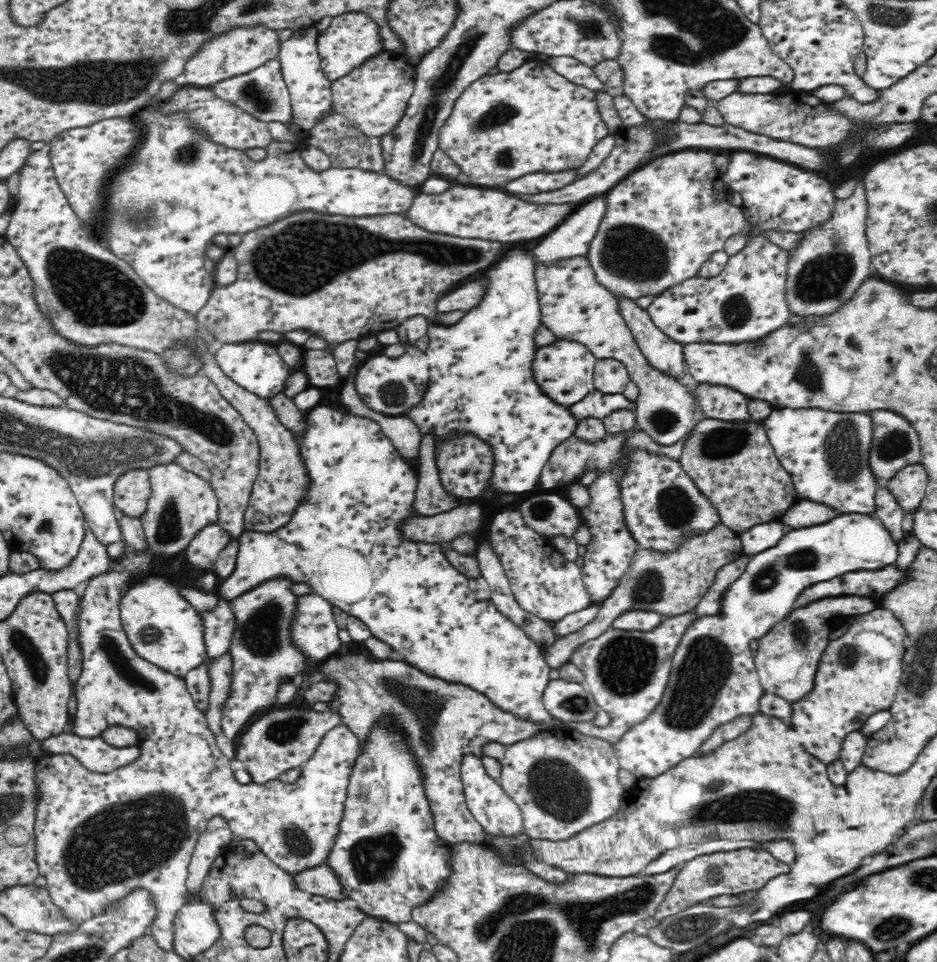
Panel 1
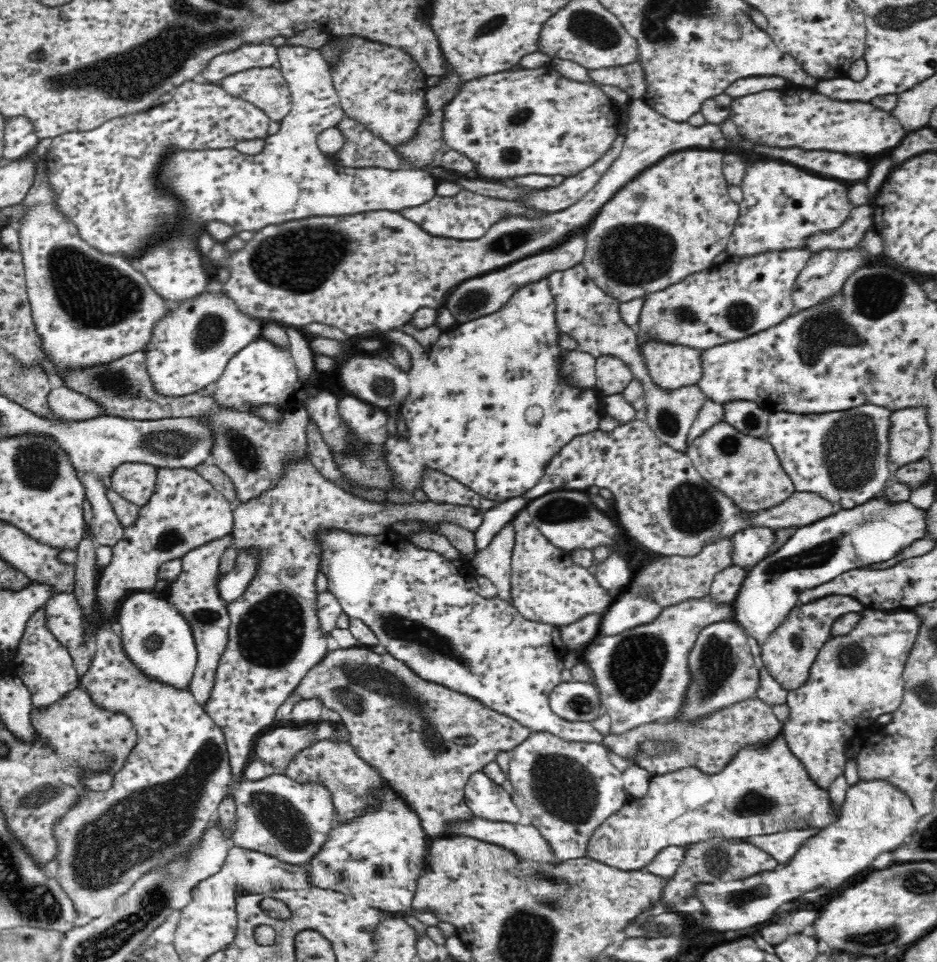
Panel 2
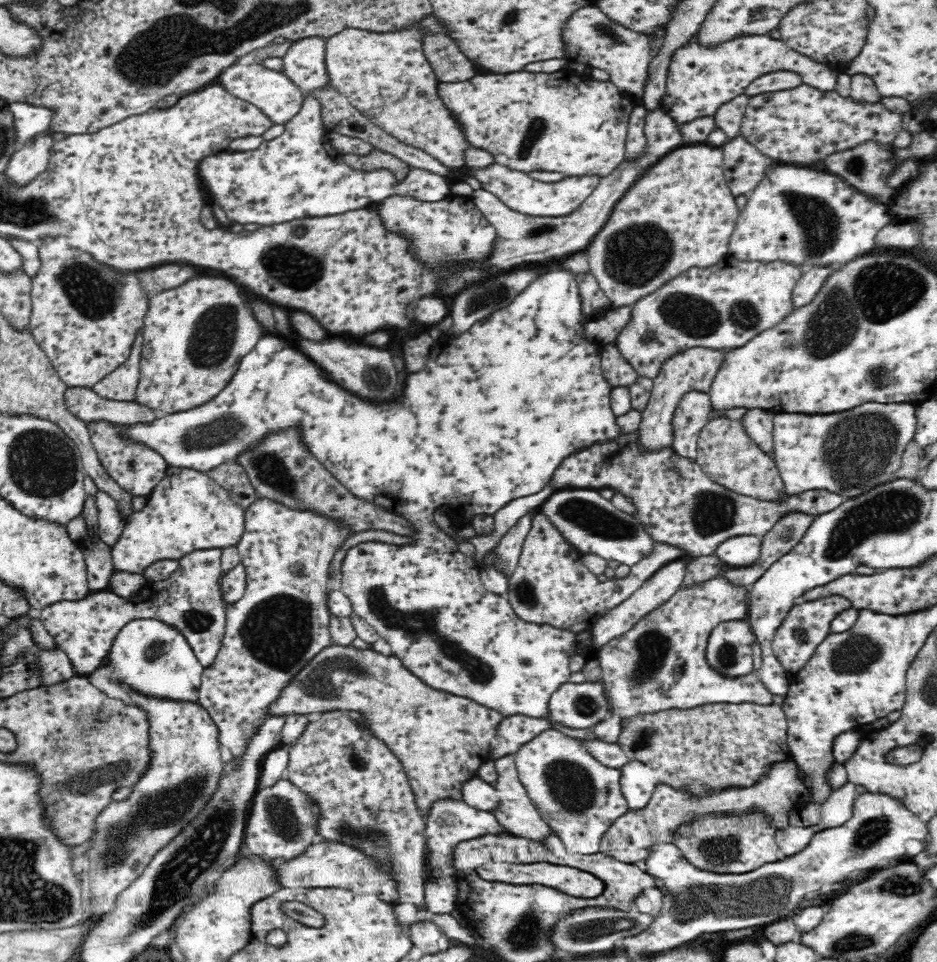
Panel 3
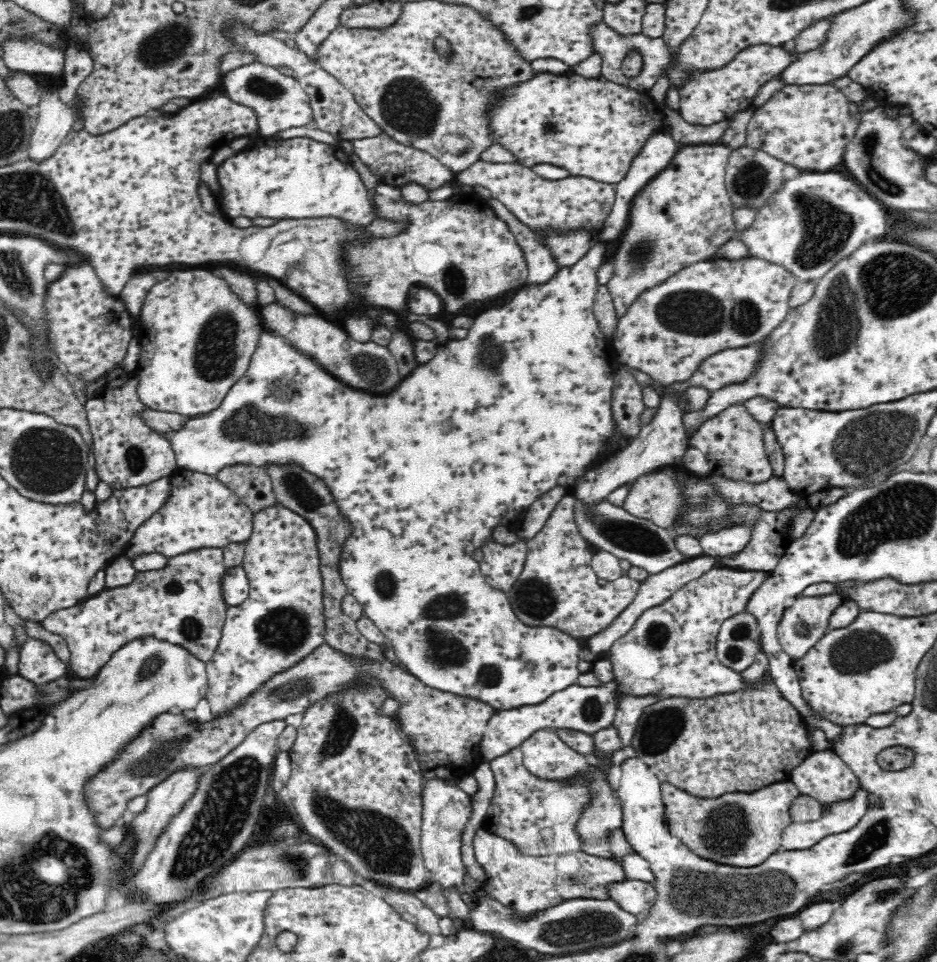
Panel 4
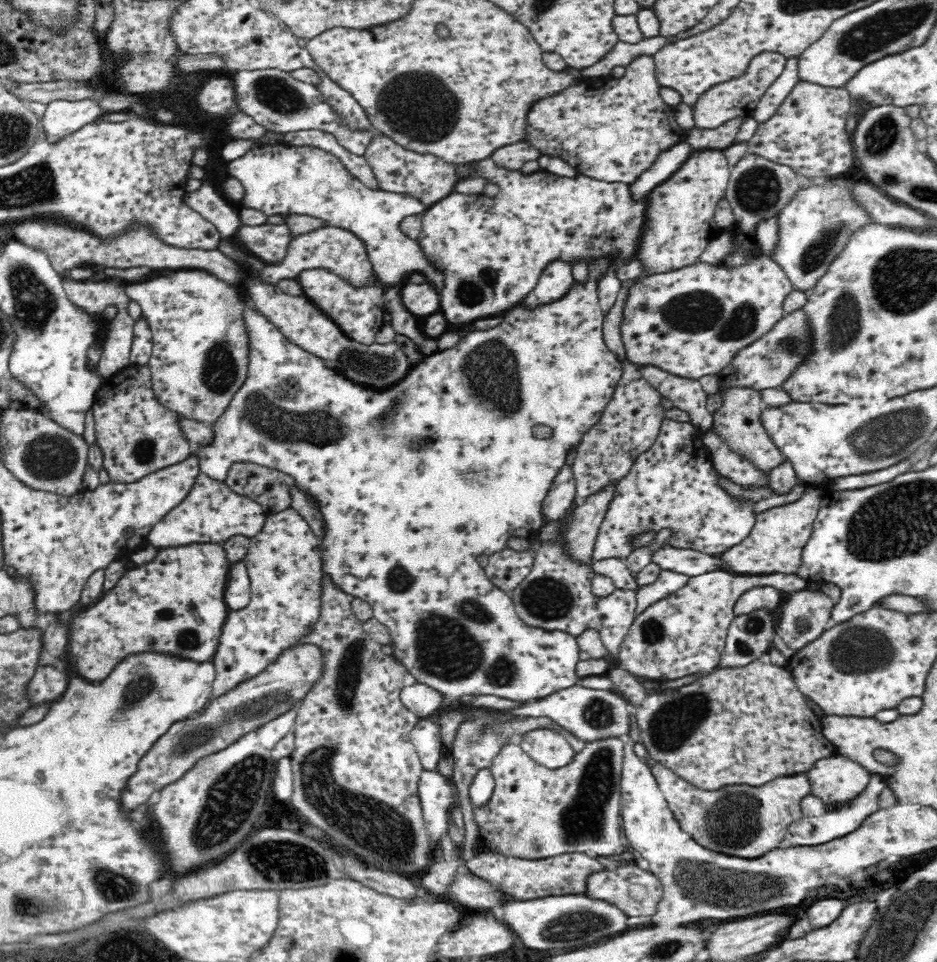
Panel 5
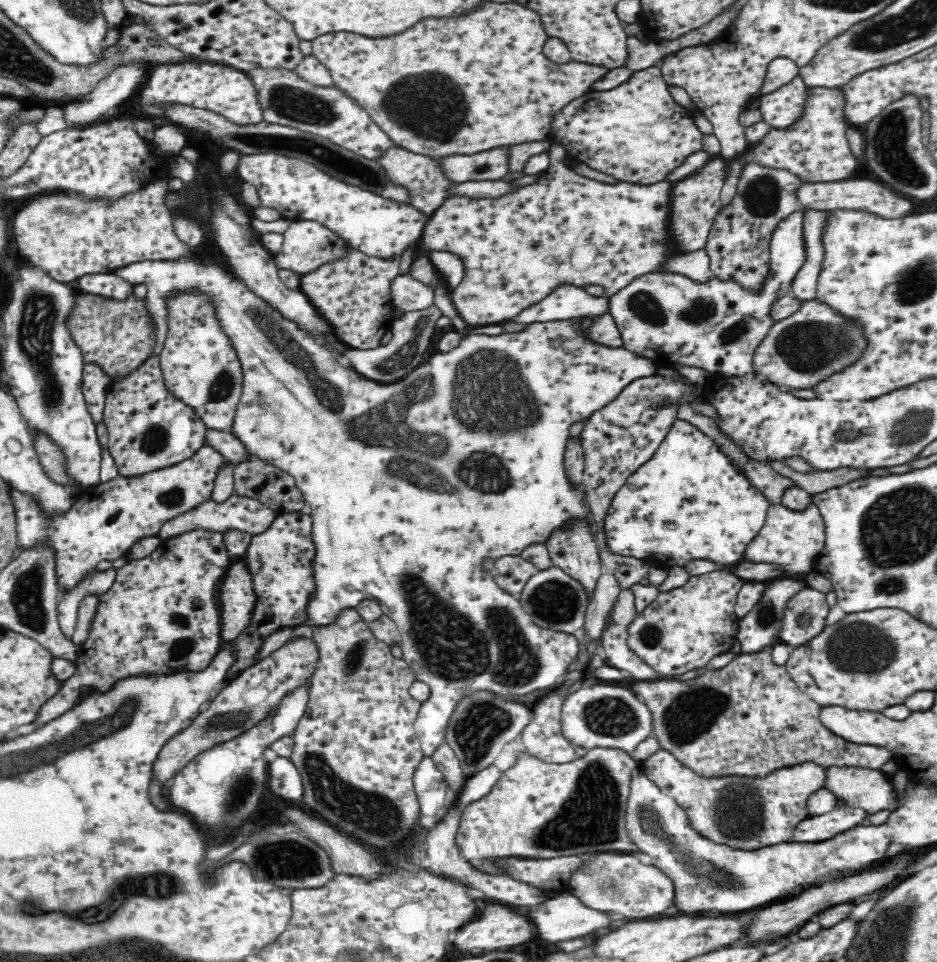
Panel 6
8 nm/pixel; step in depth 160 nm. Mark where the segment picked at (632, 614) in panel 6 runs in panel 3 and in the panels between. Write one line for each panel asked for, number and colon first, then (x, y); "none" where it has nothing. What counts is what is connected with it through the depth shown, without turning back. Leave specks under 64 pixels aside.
3: (550, 586)
4: (557, 586)
5: (557, 595)

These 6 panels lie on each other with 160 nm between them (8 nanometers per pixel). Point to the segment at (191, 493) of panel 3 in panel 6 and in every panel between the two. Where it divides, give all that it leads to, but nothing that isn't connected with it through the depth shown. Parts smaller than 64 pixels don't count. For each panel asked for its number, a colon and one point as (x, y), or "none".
4: (199, 512)
5: (211, 513)
6: (236, 512)

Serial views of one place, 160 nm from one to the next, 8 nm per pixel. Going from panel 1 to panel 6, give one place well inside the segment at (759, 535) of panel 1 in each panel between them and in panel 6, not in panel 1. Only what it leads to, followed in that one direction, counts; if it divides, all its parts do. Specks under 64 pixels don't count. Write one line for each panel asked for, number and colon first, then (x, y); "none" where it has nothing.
2: (754, 543)
3: (745, 550)
4: (726, 544)
5: (673, 485)
6: (687, 501)

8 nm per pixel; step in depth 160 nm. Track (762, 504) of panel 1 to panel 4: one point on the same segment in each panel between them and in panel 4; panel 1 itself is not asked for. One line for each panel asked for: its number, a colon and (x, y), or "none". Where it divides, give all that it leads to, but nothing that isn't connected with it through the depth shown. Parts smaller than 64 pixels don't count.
2: (745, 468)
3: (725, 453)
4: (732, 443)

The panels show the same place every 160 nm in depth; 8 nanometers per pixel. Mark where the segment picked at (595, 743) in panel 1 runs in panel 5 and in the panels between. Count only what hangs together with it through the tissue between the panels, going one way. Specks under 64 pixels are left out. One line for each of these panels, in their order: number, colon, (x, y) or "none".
2: (566, 789)
3: (578, 797)
4: (546, 756)
5: (548, 748)

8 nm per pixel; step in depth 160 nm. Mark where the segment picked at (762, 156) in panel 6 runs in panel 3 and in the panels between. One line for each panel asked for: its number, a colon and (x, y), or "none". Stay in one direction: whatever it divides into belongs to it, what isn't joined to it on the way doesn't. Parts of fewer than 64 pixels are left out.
3: (798, 126)
4: (810, 126)
5: (807, 133)

